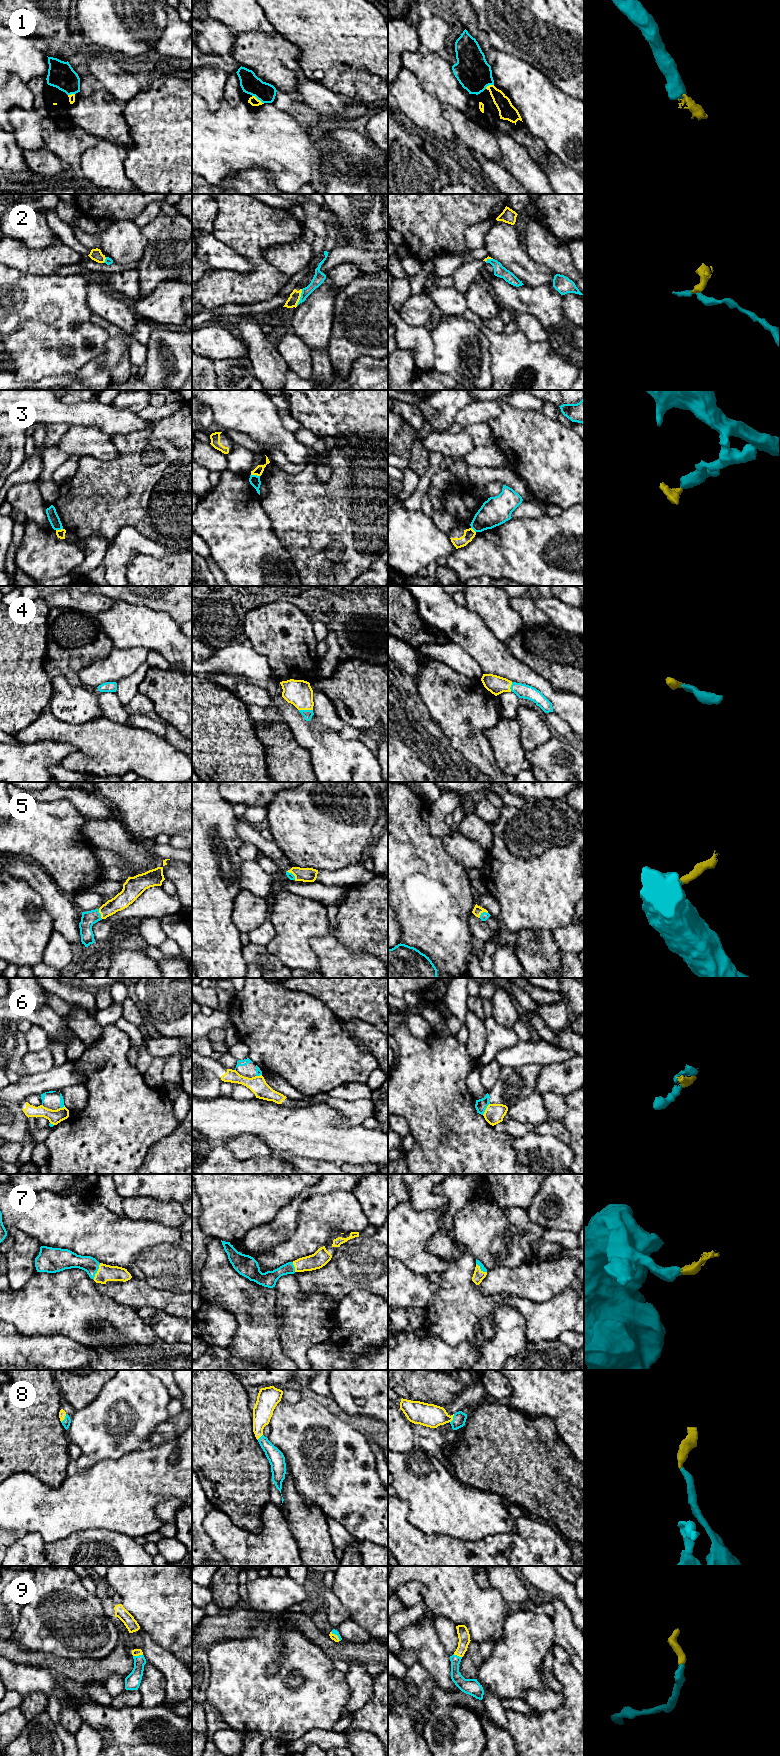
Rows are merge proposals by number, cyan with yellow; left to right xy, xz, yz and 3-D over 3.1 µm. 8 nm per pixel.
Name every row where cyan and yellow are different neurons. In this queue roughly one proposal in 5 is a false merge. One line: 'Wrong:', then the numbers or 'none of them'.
Wrong: 2, 3, 6

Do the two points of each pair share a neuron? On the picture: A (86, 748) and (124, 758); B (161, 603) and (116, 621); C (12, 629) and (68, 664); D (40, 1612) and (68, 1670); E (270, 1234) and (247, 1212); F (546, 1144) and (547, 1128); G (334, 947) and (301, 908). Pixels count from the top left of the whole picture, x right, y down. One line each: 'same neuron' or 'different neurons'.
A: same neuron
B: different neurons
C: different neurons
D: different neurons
E: different neurons
F: different neurons
G: different neurons

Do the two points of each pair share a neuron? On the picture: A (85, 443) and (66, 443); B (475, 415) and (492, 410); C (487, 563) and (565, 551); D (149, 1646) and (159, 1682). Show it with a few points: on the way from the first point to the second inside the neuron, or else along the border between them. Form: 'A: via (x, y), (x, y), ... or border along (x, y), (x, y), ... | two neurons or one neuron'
A: via (80, 443), (71, 443) | one neuron
B: via (479, 411), (488, 410) | one neuron
C: via (506, 551), (546, 551) | one neuron
D: border along (146, 1661), (162, 1674), (166, 1688) | two neurons

